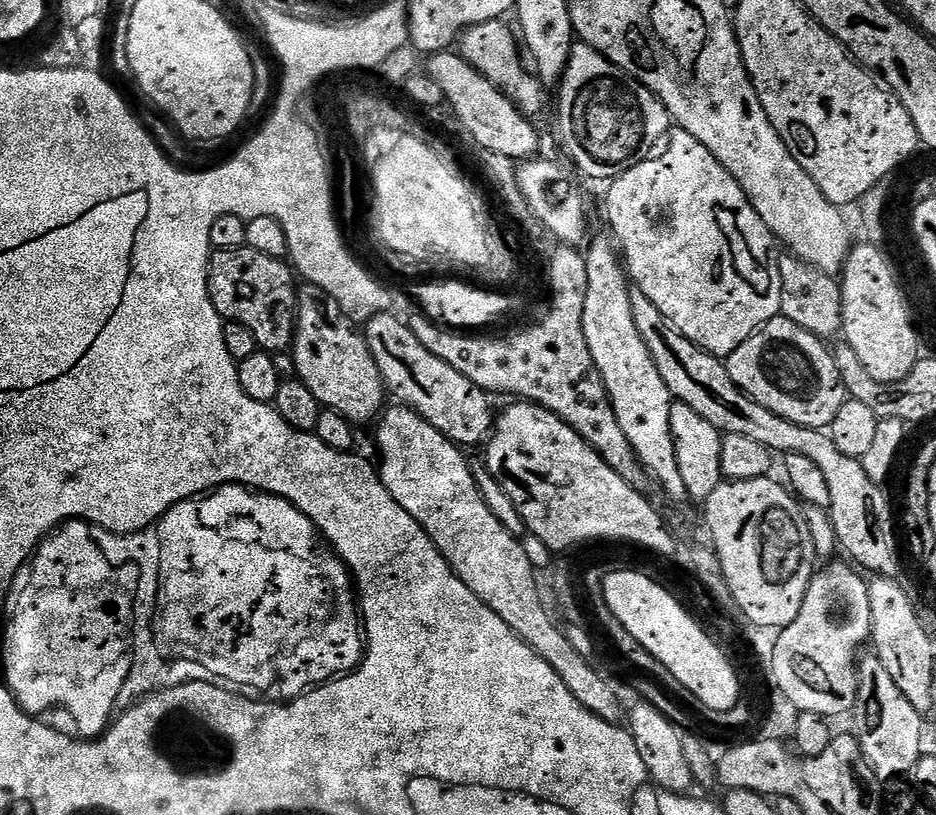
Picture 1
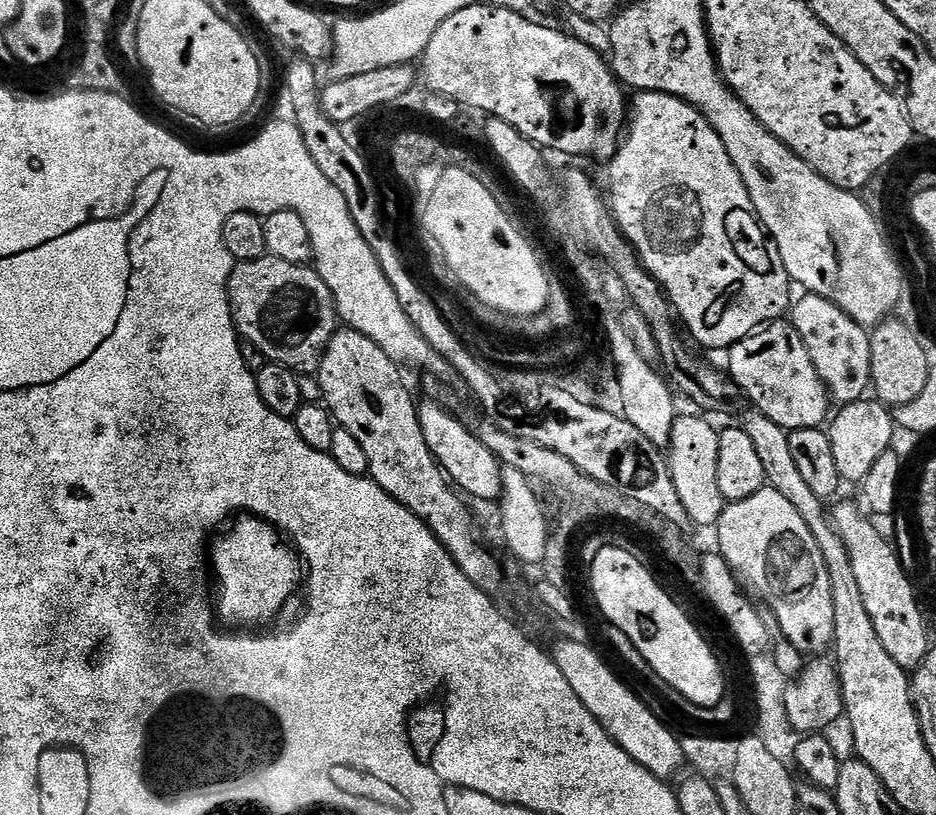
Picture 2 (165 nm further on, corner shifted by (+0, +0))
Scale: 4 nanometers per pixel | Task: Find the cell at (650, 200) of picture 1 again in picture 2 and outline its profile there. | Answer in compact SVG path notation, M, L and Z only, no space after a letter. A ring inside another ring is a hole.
M641 92L630 100L630 115L626 120L626 131L620 141L620 147L616 155L607 161L608 168L608 196L610 212L616 221L616 227L620 229L620 235L628 241L633 252L636 253L644 270L651 274L660 287L664 290L667 303L680 315L682 323L688 327L688 332L700 344L708 348L721 348L727 350L740 340L745 340L753 332L781 319L780 316L789 311L790 299L788 300L788 288L790 281L786 270L782 266L782 258L778 254L776 245L768 239L767 232L760 226L755 212L752 211L750 194L742 182L742 174L730 162L730 154L726 154L726 146L722 146L722 138L710 126L710 122L692 104L680 100L677 96L671 96L665 92Z

